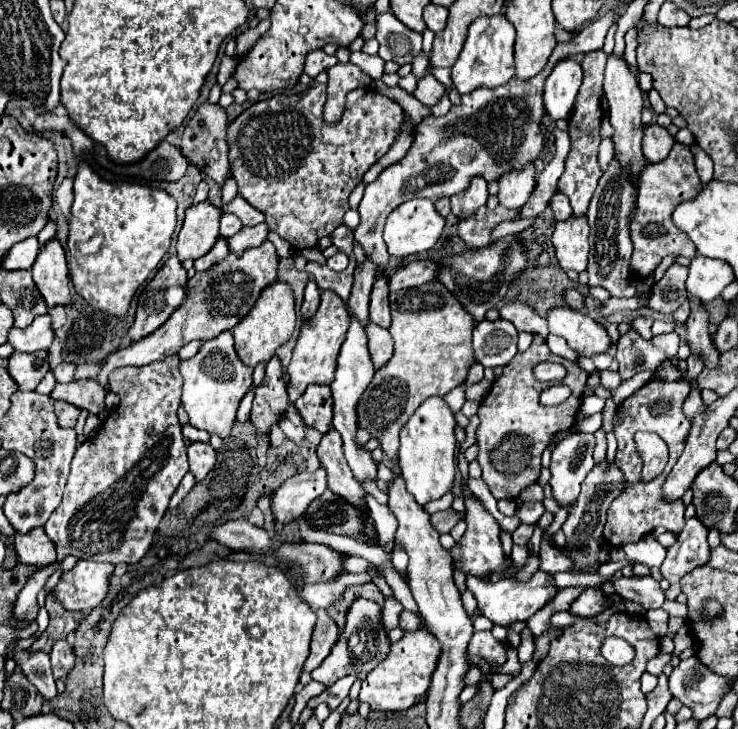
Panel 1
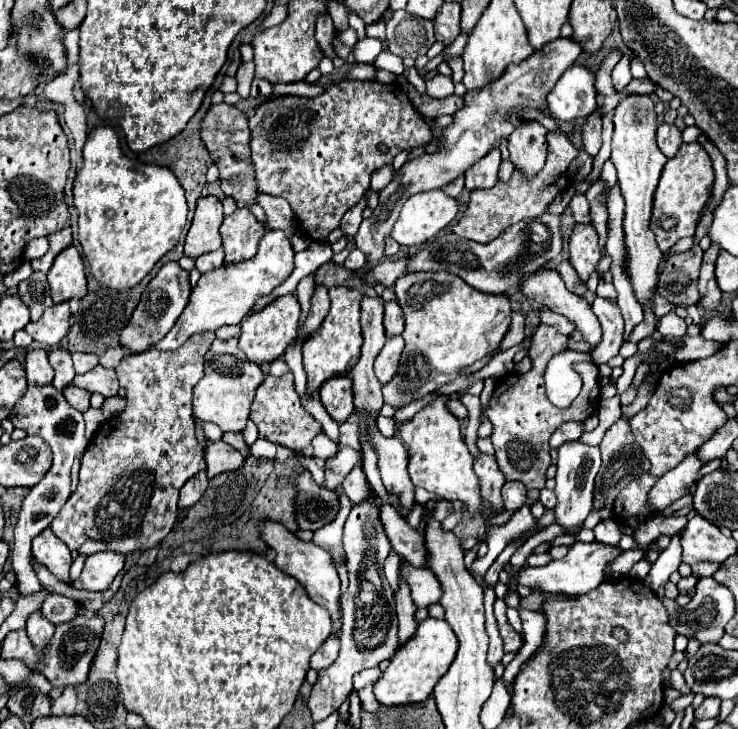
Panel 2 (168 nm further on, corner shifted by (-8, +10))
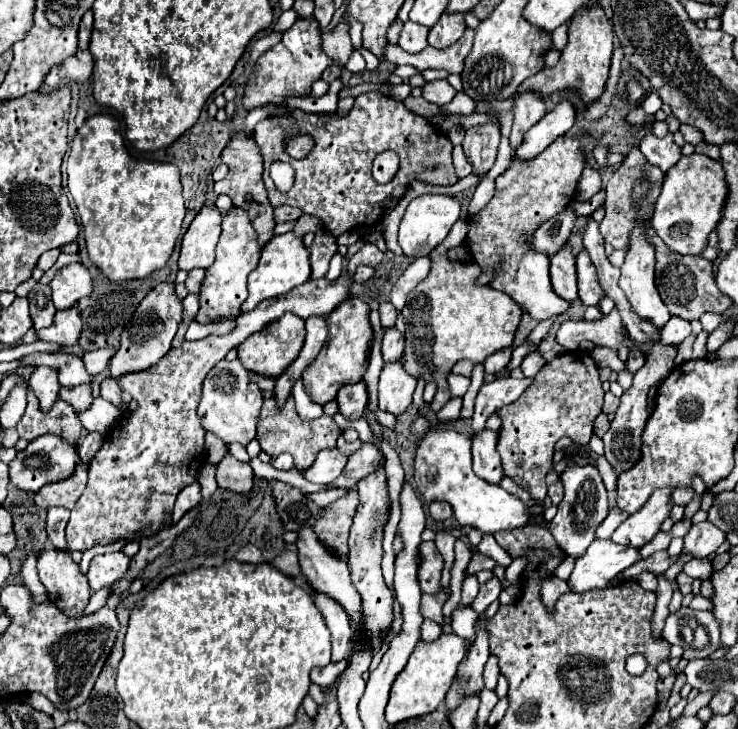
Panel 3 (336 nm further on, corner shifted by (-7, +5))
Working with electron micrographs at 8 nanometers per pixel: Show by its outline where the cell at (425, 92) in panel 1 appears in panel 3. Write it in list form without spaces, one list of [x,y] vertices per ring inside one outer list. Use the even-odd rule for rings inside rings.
[[[435,80],[435,82],[427,82],[427,84],[423,86],[423,98],[425,98],[427,102],[439,104],[439,106],[449,104],[455,94],[457,94],[455,88],[453,88],[447,80]]]

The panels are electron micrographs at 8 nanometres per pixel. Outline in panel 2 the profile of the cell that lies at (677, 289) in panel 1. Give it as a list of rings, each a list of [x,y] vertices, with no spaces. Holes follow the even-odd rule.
[[[694,245],[686,253],[670,255],[658,283],[658,293],[674,305],[696,305],[700,299],[696,289],[700,263],[702,263],[700,245]]]

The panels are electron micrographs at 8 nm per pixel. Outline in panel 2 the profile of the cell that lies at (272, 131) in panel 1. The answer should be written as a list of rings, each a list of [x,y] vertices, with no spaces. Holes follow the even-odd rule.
[[[340,81],[332,83],[318,97],[274,97],[264,101],[248,117],[250,123],[250,149],[256,169],[258,193],[284,197],[300,225],[302,235],[312,241],[324,241],[332,229],[340,225],[342,215],[354,207],[370,185],[370,175],[378,167],[392,163],[394,155],[404,149],[426,145],[432,139],[428,123],[412,107],[398,83],[378,81]],[[378,145],[386,145],[390,151],[382,153]]]

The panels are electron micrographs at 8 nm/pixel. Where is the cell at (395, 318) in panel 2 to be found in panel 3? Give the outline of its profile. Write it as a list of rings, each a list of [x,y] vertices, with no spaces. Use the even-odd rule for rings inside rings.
[[[387,328],[383,336],[383,358],[385,362],[397,362],[403,354],[403,334],[397,328]]]

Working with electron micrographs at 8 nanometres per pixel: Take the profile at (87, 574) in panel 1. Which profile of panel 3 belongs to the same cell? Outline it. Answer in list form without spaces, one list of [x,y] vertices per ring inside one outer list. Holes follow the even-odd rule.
[[[113,552],[113,554],[103,554],[103,556],[95,556],[89,564],[89,586],[91,590],[101,590],[101,588],[109,588],[113,582],[121,580],[123,574],[129,568],[131,558],[125,556],[123,552]]]

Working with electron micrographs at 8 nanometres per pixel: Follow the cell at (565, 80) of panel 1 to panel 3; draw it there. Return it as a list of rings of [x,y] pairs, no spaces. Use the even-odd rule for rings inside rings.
[[[563,100],[553,112],[549,112],[541,122],[537,122],[535,128],[531,128],[523,144],[515,150],[515,158],[521,162],[529,162],[535,156],[539,156],[551,142],[555,142],[559,136],[567,134],[569,128],[575,122],[575,108]]]

